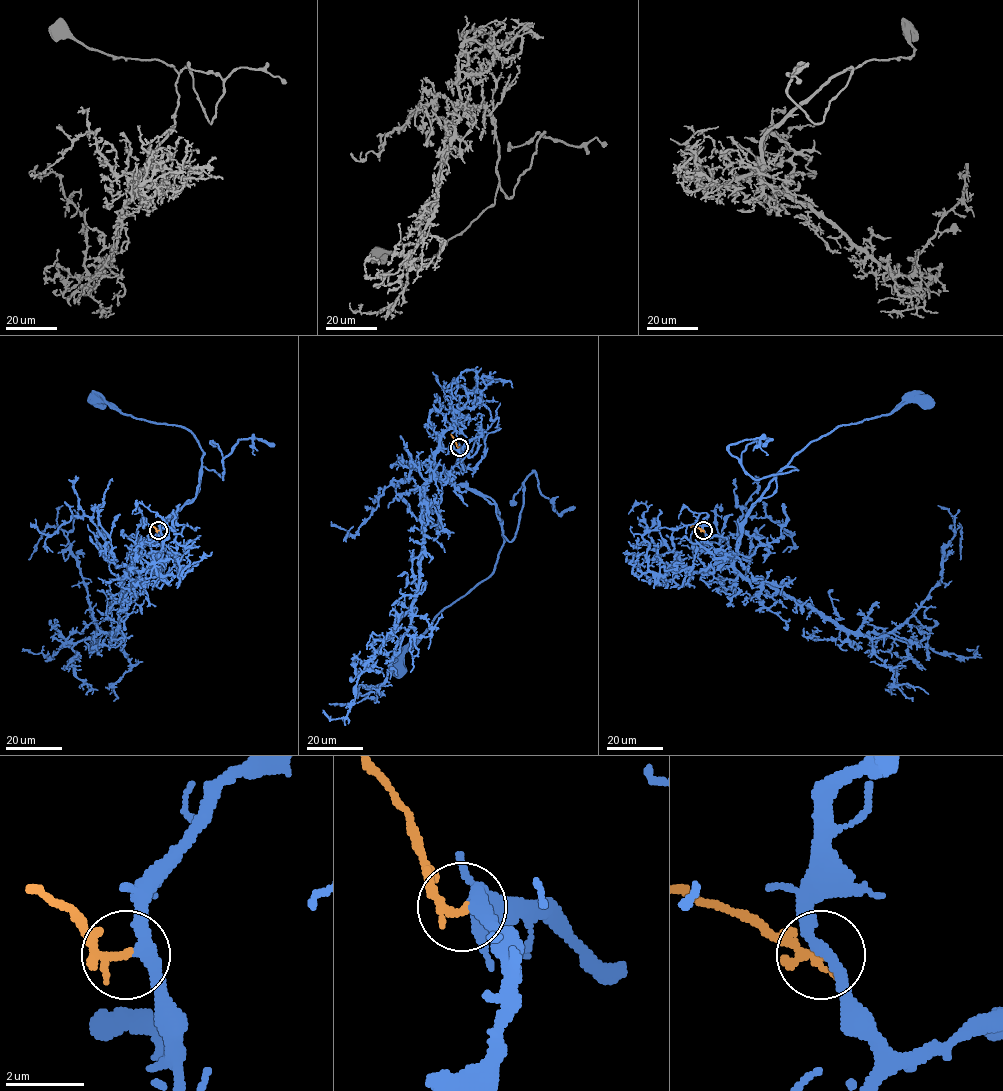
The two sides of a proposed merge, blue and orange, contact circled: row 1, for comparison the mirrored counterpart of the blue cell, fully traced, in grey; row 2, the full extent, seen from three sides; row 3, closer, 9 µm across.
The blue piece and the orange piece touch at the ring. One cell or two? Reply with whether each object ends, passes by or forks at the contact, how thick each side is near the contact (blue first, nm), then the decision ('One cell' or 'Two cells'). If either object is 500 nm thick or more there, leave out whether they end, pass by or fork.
At the ring blue passes by. At the ring orange ends. Thickness 300 nm (blue) against 240 nm. One cell

